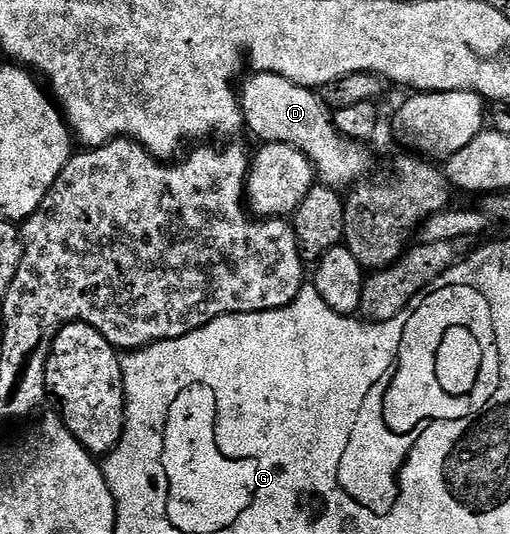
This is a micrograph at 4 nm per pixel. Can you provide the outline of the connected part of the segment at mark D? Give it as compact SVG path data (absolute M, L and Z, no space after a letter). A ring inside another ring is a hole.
M255 72L253 74L247 75L245 77L246 85L241 85L240 88L240 103L242 106L242 119L244 121L245 127L247 129L251 128L252 131L255 132L256 135L259 136L259 141L268 143L268 144L287 144L288 146L296 146L296 150L300 150L302 153L308 157L308 159L312 162L312 166L314 167L317 179L321 181L321 183L327 184L329 188L337 188L339 190L349 189L351 186L365 181L367 177L371 175L370 172L374 168L374 160L370 157L370 152L365 143L359 142L357 140L350 140L346 136L342 136L336 130L336 126L334 125L334 118L329 108L326 107L322 102L322 97L319 95L315 89L305 88L304 86L300 86L296 82L292 82L288 78L284 78L280 74L272 74L271 72Z

